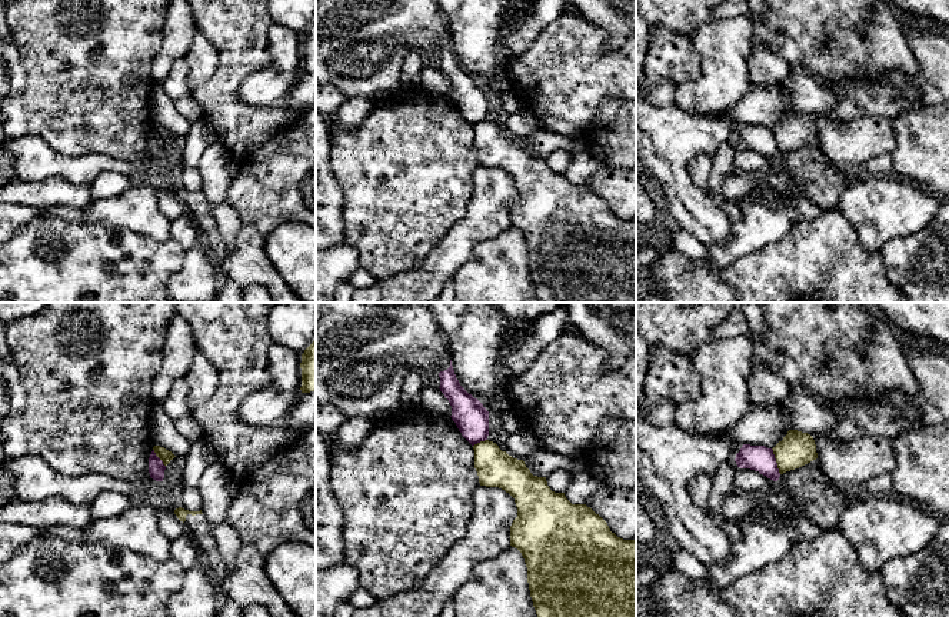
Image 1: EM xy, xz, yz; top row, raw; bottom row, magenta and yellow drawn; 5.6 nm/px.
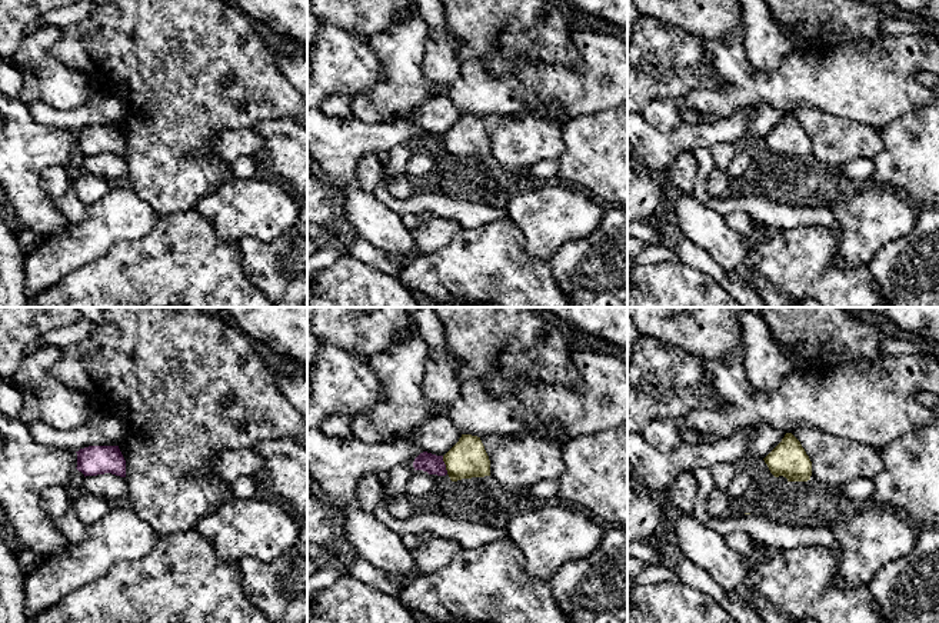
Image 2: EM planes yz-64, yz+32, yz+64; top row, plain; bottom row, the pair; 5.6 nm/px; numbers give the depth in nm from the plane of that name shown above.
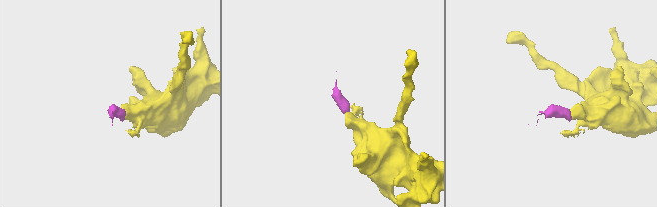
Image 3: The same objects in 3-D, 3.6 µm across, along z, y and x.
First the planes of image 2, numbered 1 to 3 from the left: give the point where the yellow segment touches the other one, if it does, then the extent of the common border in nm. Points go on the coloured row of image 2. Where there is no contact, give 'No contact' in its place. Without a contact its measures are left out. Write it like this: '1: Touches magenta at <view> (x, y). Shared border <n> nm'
1: No contact
2: Touches magenta at yz+32 (445, 465). Shared border 110 nm
3: No contact

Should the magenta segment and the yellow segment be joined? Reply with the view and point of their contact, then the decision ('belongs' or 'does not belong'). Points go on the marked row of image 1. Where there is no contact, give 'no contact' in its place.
contact yz (775, 462); does not belong

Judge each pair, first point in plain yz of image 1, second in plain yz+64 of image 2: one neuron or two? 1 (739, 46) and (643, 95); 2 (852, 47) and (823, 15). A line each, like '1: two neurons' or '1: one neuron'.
1: two neurons
2: one neuron

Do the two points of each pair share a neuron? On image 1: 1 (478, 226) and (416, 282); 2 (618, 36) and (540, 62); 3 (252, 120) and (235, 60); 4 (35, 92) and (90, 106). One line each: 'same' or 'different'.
1: same
2: different
3: same
4: same

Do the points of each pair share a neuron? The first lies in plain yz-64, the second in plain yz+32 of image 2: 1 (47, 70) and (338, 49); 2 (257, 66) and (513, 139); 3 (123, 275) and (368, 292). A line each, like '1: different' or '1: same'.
1: different
2: different
3: different

